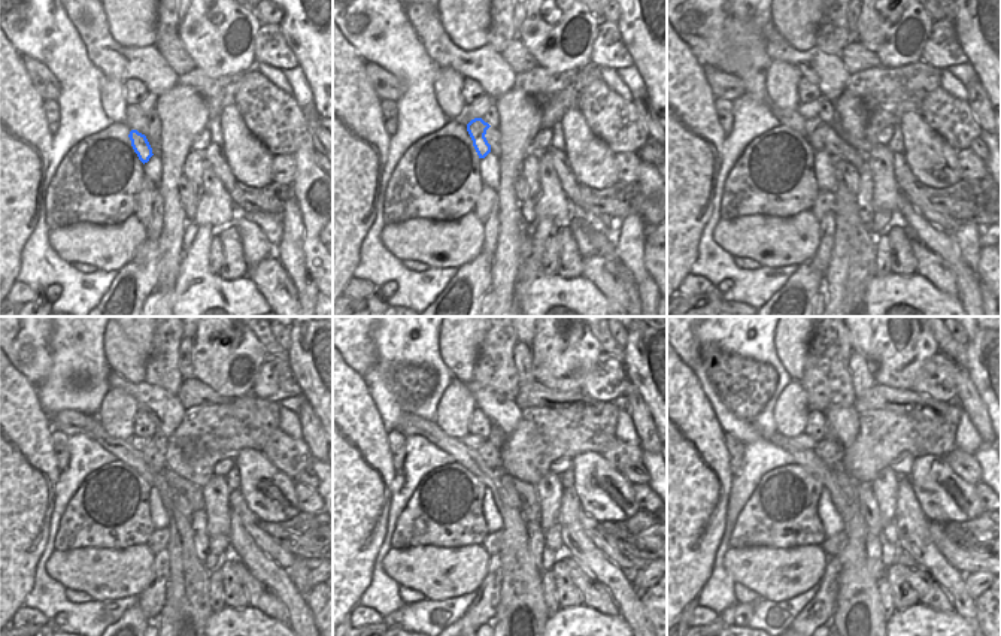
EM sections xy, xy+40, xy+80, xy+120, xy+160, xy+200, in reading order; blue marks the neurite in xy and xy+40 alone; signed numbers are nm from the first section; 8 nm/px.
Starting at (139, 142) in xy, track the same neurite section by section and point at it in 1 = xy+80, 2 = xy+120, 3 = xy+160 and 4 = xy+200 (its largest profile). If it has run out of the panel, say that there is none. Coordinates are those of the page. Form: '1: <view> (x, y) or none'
1: xy+80 (813, 126)
2: xy+120 (154, 459)
3: xy+160 (491, 456)
4: xy+200 (830, 451)

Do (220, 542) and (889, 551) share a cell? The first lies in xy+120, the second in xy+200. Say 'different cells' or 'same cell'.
different cells

